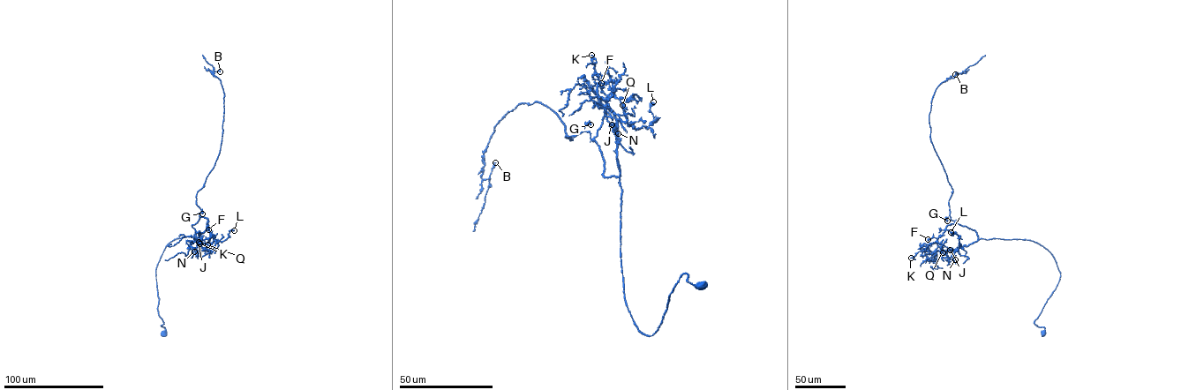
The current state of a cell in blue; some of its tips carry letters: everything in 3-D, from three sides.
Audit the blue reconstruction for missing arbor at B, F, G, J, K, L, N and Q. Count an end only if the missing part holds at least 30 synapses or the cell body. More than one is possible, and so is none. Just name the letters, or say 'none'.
none

